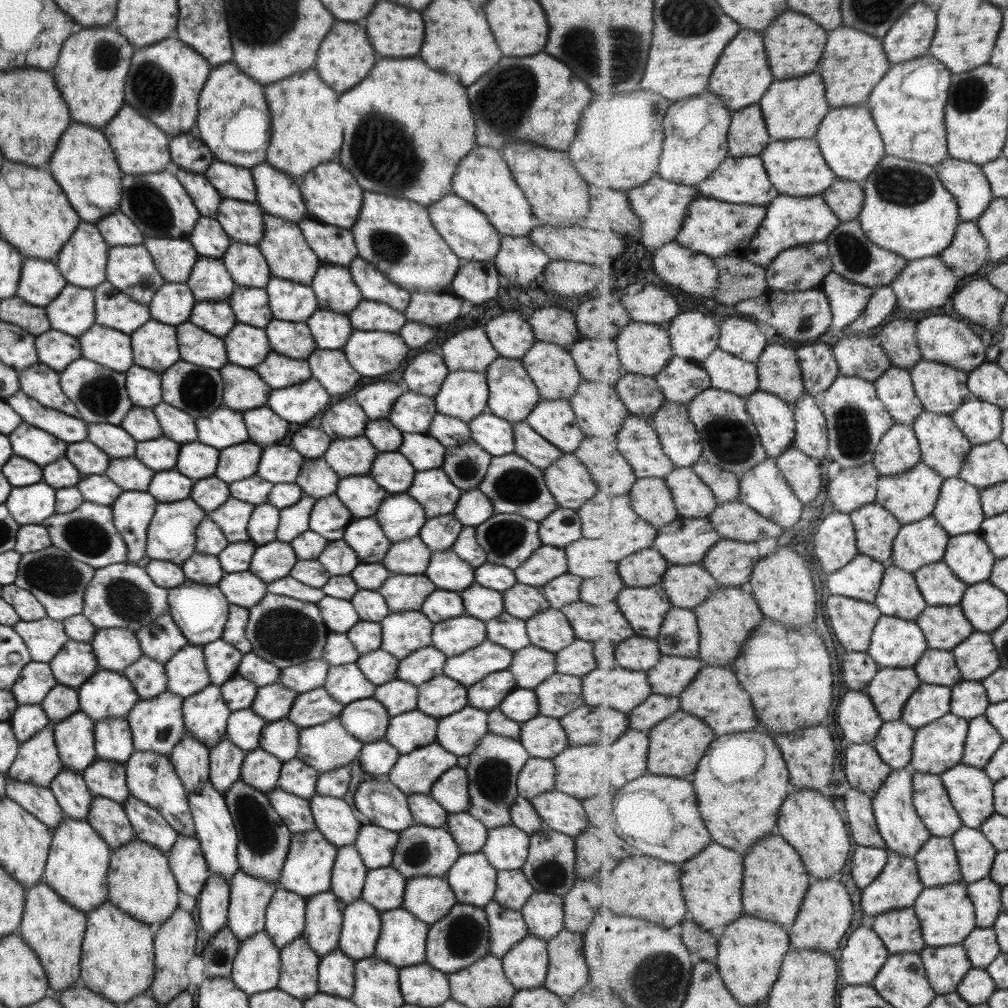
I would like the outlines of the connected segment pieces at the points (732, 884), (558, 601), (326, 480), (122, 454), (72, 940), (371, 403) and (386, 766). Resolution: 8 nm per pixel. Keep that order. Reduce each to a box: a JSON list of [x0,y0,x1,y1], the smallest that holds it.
[[681,844,744,932],[539,574,582,609],[296,458,338,501],[87,423,136,459],[16,882,86,996],[355,382,404,420],[358,738,400,778]]

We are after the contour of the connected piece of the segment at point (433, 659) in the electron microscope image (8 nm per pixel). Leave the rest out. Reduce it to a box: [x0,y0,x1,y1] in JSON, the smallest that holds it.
[396,645,446,687]

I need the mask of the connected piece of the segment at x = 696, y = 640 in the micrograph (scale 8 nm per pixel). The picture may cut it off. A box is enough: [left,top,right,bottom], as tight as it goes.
[657,607,700,658]

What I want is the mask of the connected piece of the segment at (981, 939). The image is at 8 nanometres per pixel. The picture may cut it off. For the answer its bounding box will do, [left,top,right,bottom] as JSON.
[962,926,1002,969]

